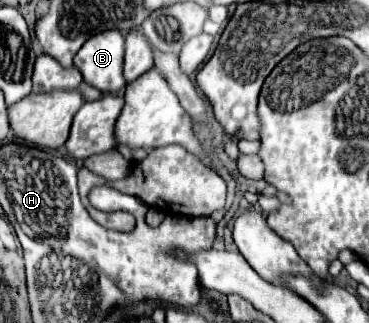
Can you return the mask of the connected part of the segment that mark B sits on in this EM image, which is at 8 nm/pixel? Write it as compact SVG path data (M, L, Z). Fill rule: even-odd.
M105 31L93 35L75 55L75 67L81 71L83 81L97 87L103 93L119 93L127 81L123 77L123 57L125 57L125 37L119 31Z

